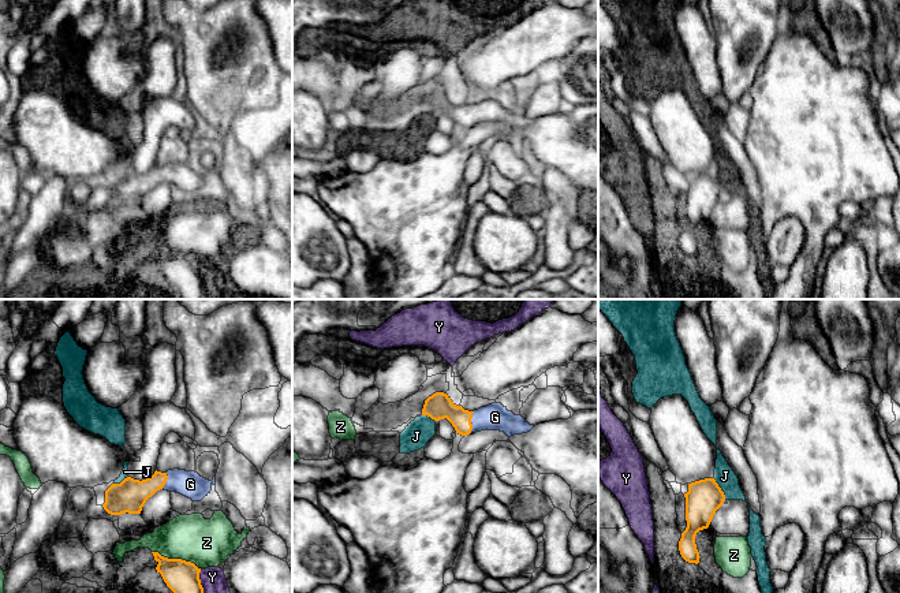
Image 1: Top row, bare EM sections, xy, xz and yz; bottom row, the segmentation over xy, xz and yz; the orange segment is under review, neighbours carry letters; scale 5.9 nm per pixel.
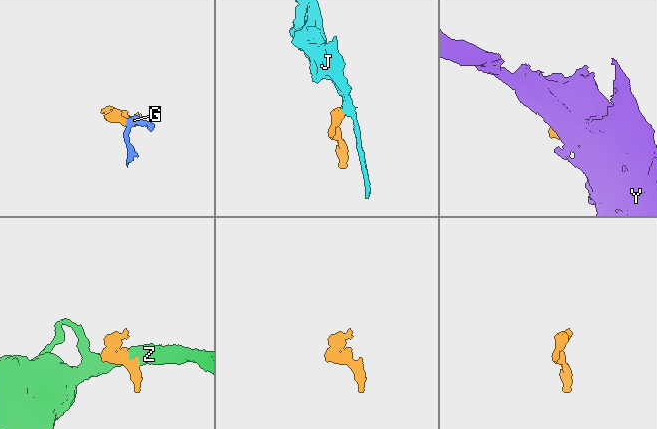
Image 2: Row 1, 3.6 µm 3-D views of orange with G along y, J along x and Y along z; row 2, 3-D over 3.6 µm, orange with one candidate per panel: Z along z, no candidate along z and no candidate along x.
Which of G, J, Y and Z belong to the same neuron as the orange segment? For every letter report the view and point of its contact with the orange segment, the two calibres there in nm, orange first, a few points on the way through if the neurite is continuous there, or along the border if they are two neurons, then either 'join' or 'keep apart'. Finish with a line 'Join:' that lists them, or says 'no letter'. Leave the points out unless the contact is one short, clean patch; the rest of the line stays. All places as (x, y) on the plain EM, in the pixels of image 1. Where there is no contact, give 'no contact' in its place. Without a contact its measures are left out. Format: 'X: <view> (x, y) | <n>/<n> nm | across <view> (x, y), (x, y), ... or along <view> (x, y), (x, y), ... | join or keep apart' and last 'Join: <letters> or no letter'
G: xz (470, 116) | 160/160 nm | across xz (439, 100), (470, 116), (495, 111) | join
J: yz (720, 183) | 200/120 nm | along yz (713, 172), (725, 193) | keep apart
Y: xy (201, 279) | 200/150 nm | along xy (200, 263), (200, 278), (206, 295) | keep apart
Z: xy (176, 253) | 200/280 nm | along xy (152, 245), (168, 252), (190, 254), (200, 263) | keep apart
Join: G

